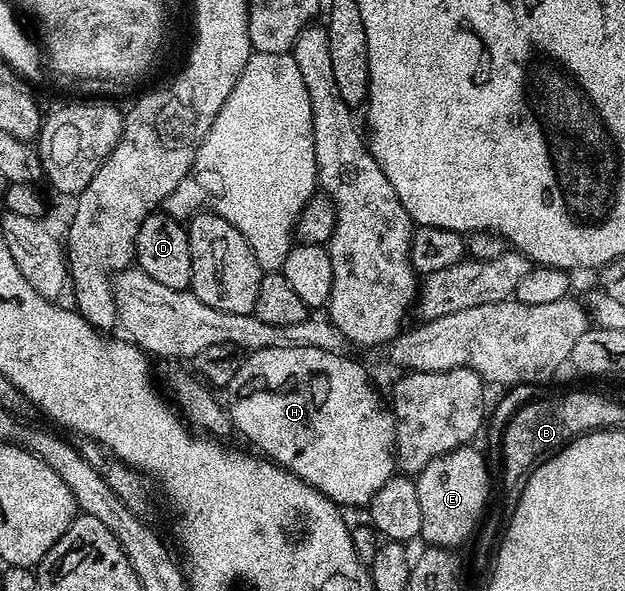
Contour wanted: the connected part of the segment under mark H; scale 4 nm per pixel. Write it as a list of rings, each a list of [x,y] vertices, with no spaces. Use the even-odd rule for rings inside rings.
[[[320,347],[253,350],[230,381],[225,390],[225,400],[228,402],[231,426],[239,429],[255,445],[255,450],[261,451],[275,465],[296,474],[313,489],[320,490],[335,505],[366,507],[380,487],[384,487],[384,483],[395,476],[395,420],[393,412],[387,406],[385,409],[381,399],[374,394],[374,385],[365,367],[346,356],[324,351]]]

